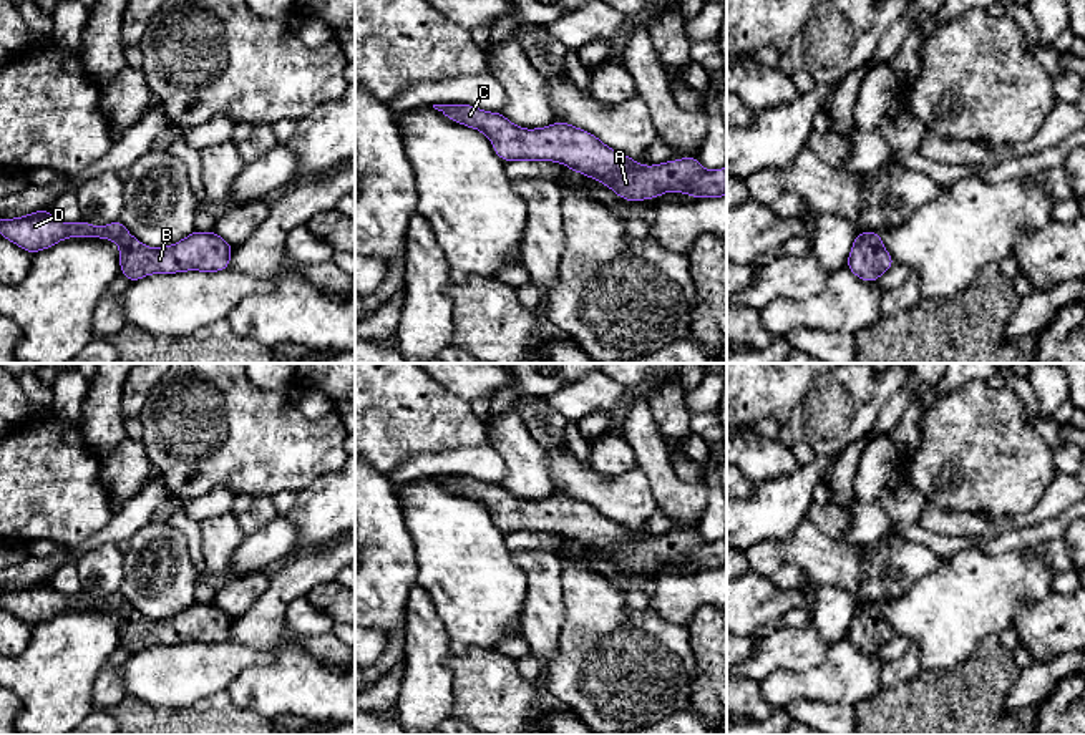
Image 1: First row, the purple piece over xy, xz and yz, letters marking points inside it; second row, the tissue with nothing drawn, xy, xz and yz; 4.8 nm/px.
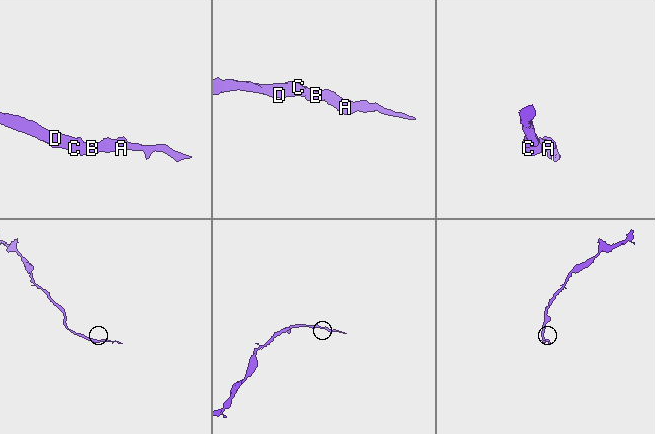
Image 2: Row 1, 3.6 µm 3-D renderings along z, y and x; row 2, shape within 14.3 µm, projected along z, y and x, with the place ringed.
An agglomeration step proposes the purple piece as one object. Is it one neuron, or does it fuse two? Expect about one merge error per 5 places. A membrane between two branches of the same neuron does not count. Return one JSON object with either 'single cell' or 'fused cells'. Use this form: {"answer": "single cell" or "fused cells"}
{"answer": "single cell"}

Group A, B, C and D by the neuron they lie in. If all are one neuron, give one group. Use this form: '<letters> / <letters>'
A B C D

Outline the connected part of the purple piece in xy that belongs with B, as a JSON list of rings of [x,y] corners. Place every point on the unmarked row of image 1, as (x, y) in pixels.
[[[40,581],[23,589],[0,589],[0,607],[35,625],[66,609],[100,609],[119,616],[121,645],[134,654],[149,645],[174,645],[184,642],[216,644],[229,640],[234,617],[211,604],[194,602],[178,616],[153,621],[134,611],[121,592],[95,599],[83,591],[73,596],[55,591]]]

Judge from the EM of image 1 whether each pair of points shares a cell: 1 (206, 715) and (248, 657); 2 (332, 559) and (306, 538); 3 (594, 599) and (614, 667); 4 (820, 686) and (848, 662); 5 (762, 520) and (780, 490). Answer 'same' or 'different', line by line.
1: different
2: different
3: same
4: same
5: same

